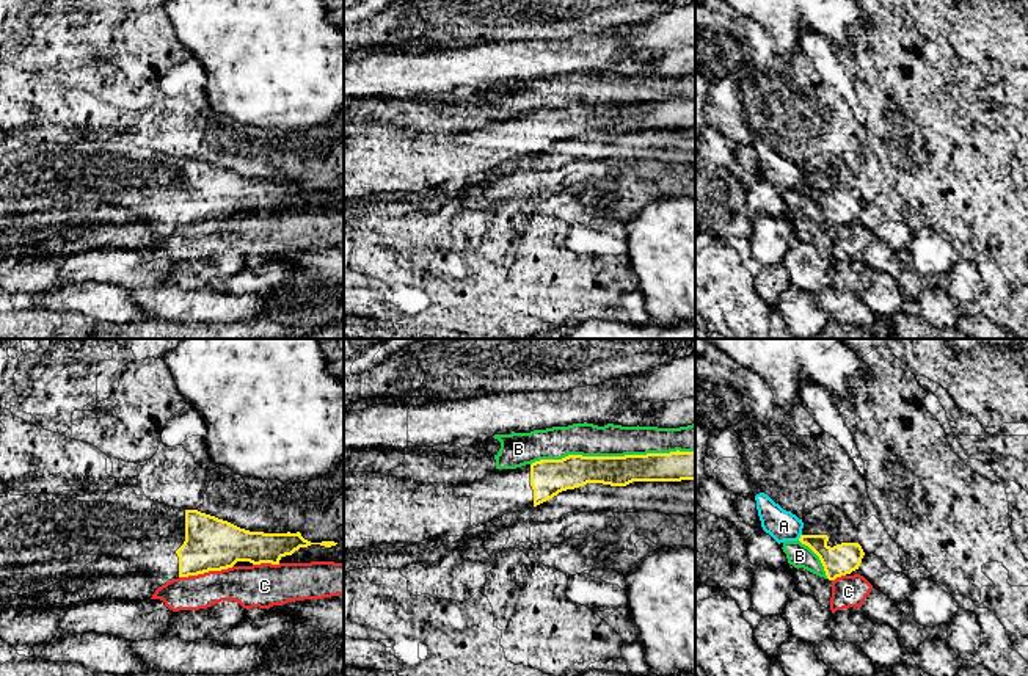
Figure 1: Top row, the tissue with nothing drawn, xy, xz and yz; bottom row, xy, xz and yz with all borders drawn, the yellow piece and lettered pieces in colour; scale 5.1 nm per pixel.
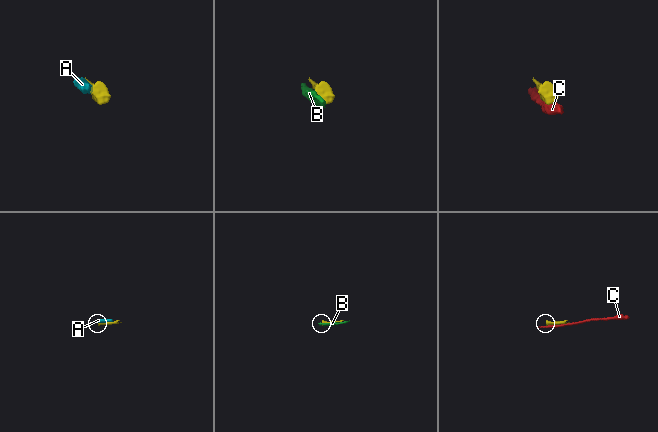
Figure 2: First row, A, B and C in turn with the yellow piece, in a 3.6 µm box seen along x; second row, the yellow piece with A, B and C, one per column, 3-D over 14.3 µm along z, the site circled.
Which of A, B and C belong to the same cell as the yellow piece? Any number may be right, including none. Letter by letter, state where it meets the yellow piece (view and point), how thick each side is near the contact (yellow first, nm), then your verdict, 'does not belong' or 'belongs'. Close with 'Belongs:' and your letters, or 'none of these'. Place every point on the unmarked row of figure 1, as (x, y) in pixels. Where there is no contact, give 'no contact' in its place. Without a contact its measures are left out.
A: contact yz (801, 185); calibres 160 and 160 nm; does not belong
B: contact xz (612, 105); calibres 170 and 170 nm; does not belong
C: contact xy (206, 220); calibres 280 and 200 nm; does not belong
Belongs: none of these

